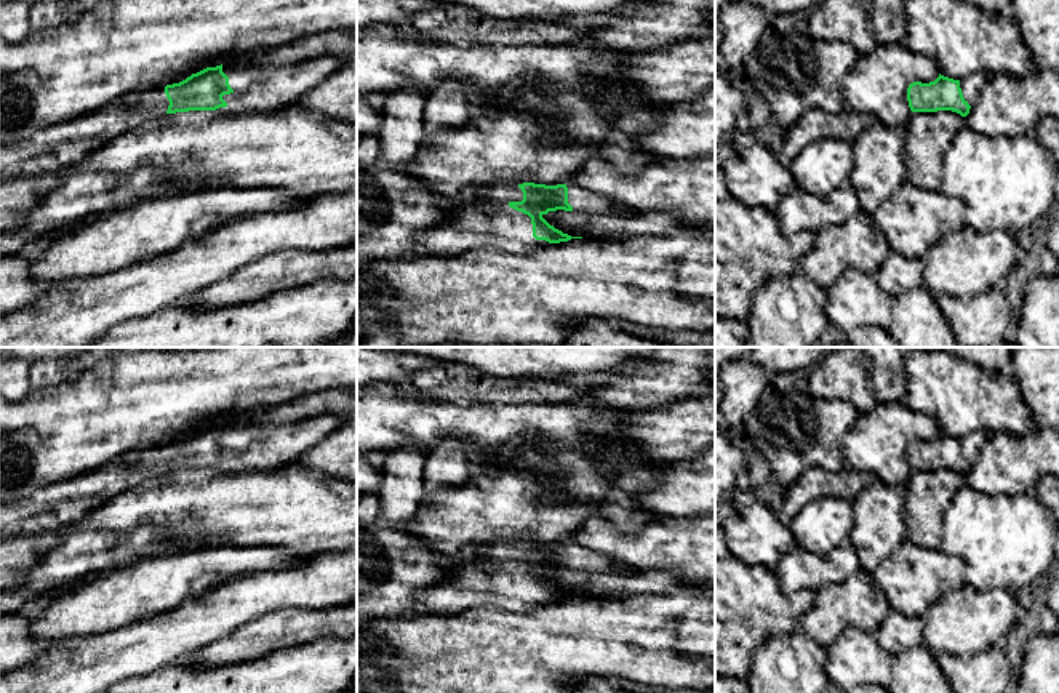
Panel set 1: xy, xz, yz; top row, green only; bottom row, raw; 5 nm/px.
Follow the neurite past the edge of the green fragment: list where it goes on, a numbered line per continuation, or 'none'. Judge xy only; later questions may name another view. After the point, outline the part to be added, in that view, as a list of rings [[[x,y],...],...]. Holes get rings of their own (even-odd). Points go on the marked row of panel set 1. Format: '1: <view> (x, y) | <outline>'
1: xy (256, 88) | [[[318,56],[283,67],[264,67],[250,61],[222,64],[222,72],[229,77],[234,91],[222,96],[227,106],[218,110],[227,114],[280,110],[342,66],[342,61],[331,56]]]
2: xy (53, 149) | [[[165,88],[131,91],[29,139],[0,146],[0,184],[64,171],[112,139],[166,115],[168,106]]]

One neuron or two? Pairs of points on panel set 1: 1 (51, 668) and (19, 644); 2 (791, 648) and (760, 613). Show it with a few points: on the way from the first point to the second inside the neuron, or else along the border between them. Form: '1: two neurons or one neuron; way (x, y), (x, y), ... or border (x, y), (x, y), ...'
1: two neurons; border (72, 640), (53, 645), (34, 661), (16, 669)
2: two neurons; border (795, 629), (762, 642), (751, 660)

